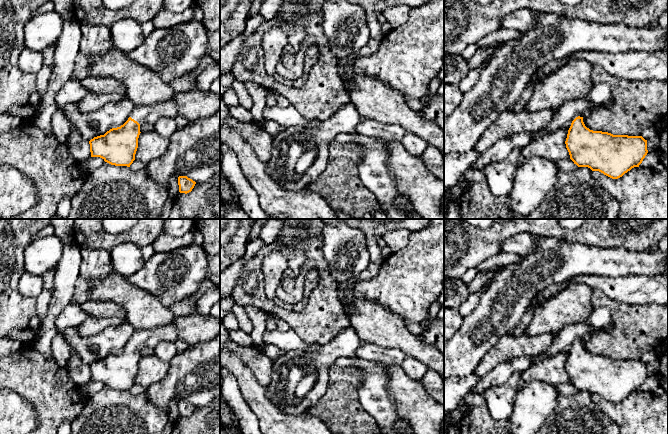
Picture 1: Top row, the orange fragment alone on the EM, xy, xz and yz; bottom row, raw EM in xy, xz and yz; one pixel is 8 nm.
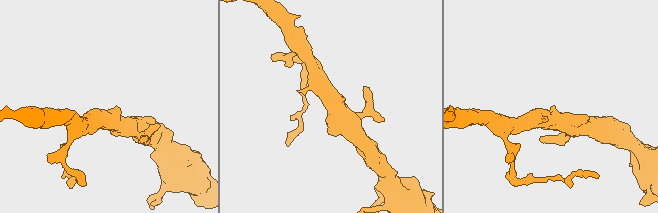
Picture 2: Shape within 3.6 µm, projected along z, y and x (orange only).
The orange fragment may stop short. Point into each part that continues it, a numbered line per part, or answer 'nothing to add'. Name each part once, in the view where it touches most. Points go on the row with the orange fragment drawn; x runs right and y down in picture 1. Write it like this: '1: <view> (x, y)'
1: xy (142, 114)

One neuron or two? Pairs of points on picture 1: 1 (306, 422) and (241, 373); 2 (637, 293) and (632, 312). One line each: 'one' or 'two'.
1: one
2: two

